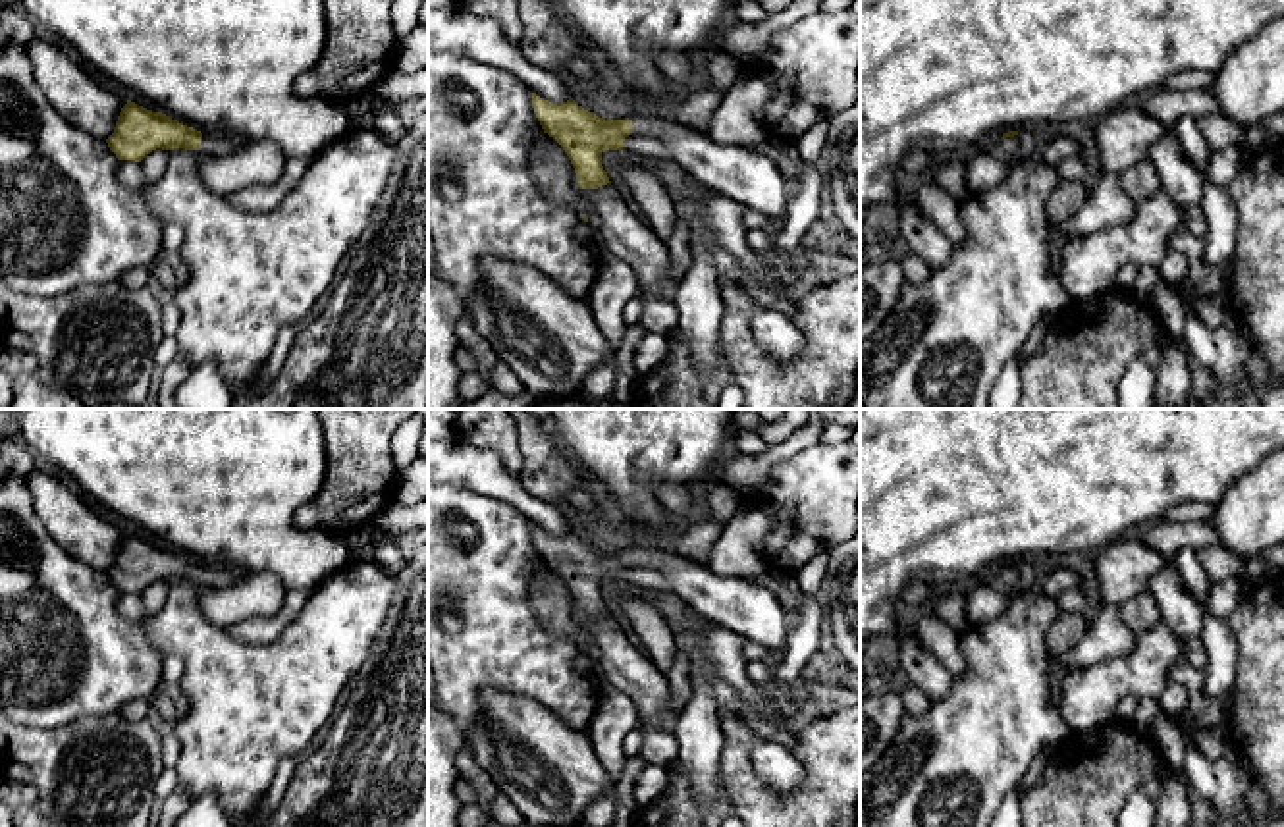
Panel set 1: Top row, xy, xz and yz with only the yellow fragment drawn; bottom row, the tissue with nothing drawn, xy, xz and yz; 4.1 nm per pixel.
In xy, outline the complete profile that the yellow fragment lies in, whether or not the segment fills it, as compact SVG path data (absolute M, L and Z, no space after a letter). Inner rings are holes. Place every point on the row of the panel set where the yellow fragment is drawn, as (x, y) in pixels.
M127 100L118 116L114 133L106 139L106 143L118 160L141 162L156 148L199 150L201 156L231 154L243 147L247 139L201 133L162 112L152 112Z

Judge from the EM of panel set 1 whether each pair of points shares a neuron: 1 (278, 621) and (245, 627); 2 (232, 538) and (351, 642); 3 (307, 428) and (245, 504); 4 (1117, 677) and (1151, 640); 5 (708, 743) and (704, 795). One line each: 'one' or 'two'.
1: one
2: two
3: one
4: one
5: one

